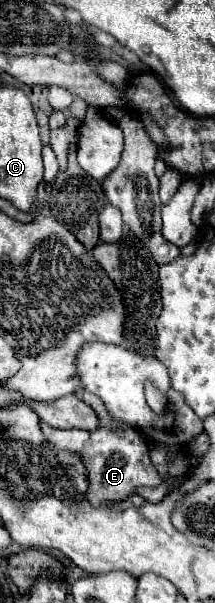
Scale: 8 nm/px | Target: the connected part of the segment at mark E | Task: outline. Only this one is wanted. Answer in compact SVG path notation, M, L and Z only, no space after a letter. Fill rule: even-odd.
M81 393L81 399L87 401L87 405L91 405L91 409L97 415L103 415L103 419L99 419L99 425L95 431L83 431L83 429L55 429L51 425L47 425L45 421L41 421L41 431L45 433L45 437L61 449L73 451L77 453L87 469L89 469L89 493L87 499L95 505L95 507L113 507L115 501L125 499L127 495L135 493L137 487L147 485L147 487L155 487L163 481L163 477L159 475L159 471L153 467L151 459L149 459L149 445L145 443L145 439L135 431L135 429L127 429L121 437L115 435L113 427L111 427L111 417L107 417L105 409L101 407L103 403L93 395L93 393Z

